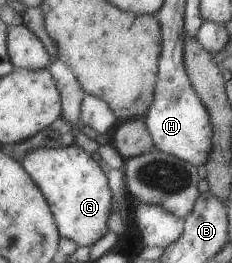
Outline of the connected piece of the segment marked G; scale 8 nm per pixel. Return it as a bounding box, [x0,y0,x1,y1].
[21,145,112,247]

